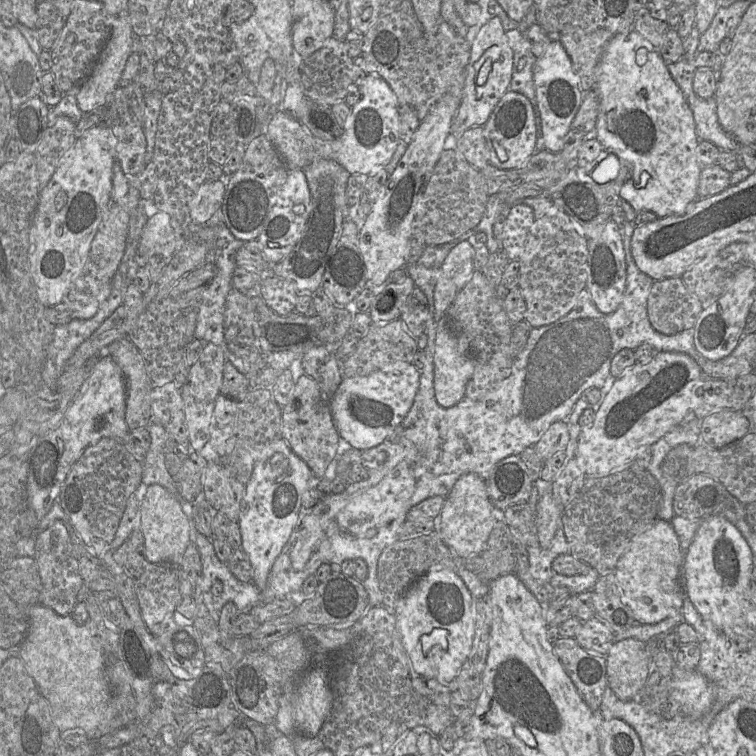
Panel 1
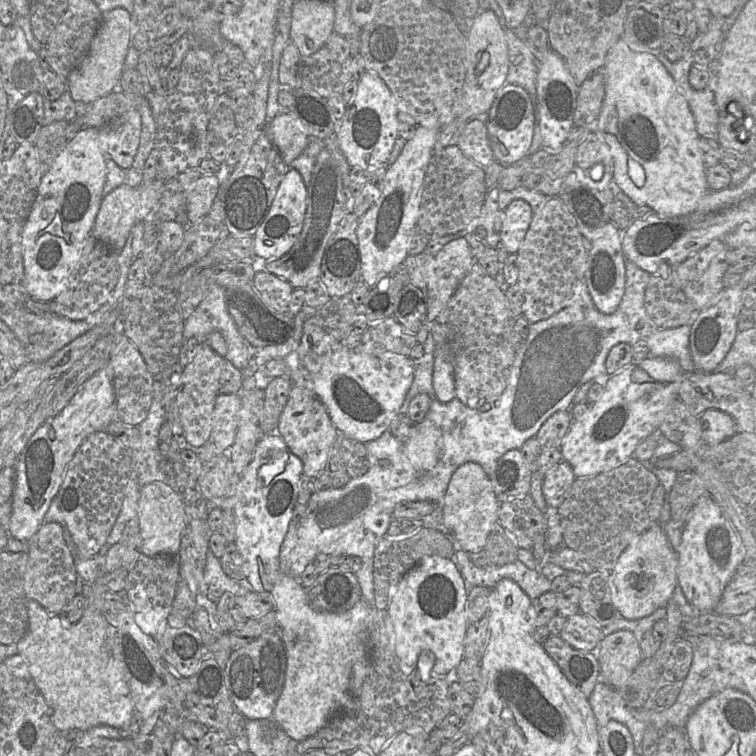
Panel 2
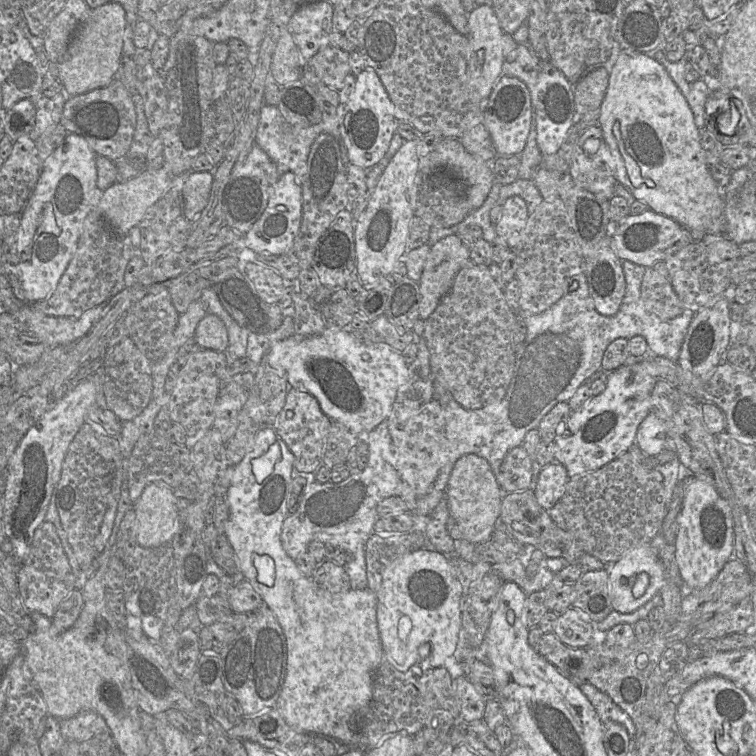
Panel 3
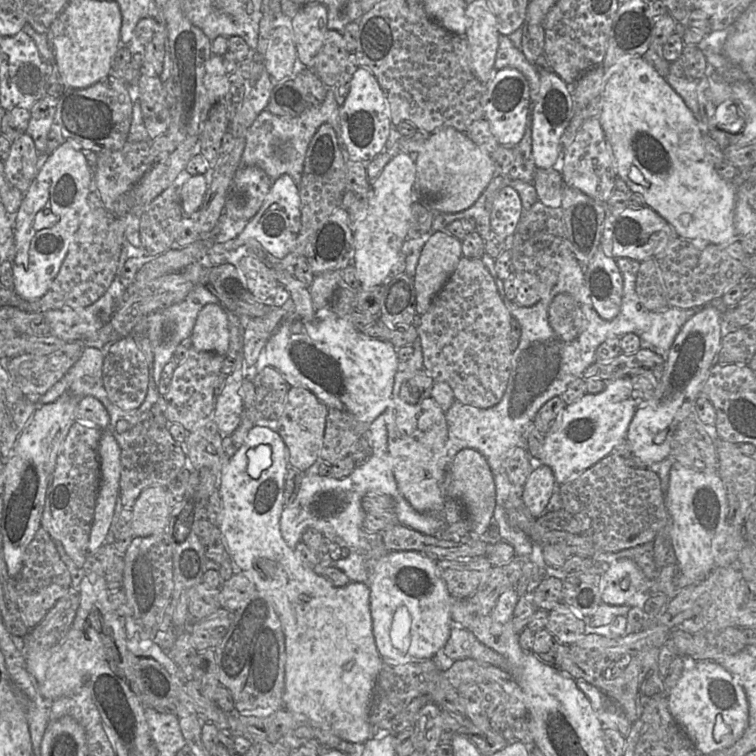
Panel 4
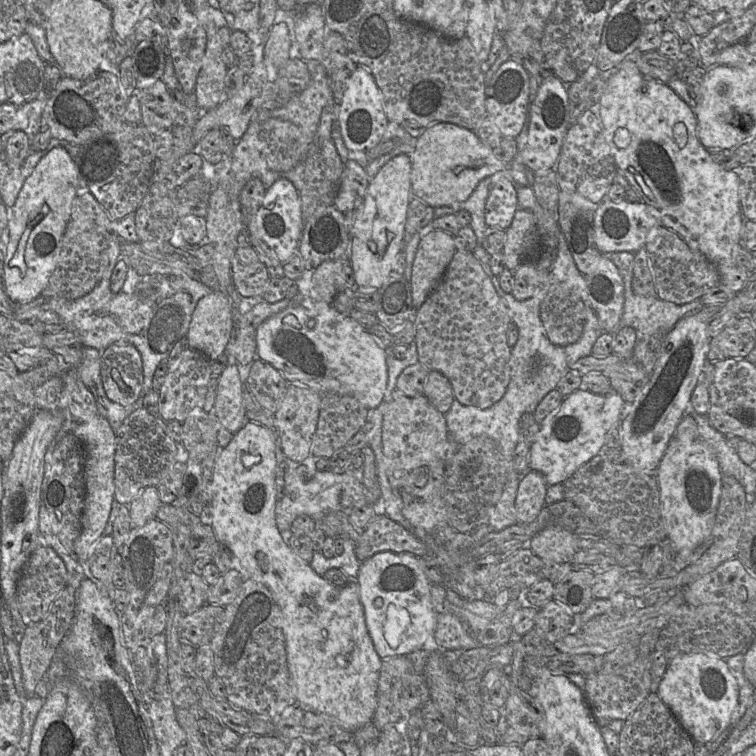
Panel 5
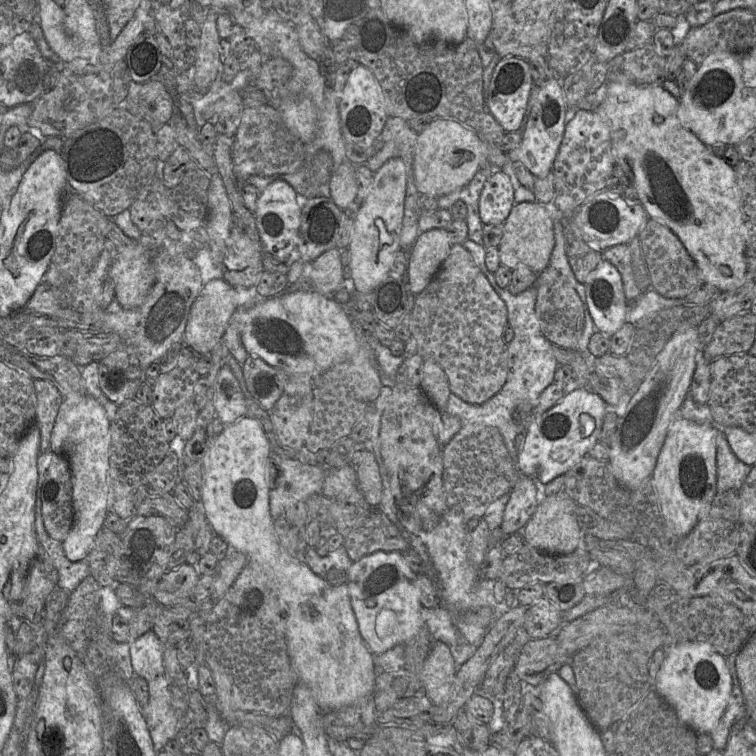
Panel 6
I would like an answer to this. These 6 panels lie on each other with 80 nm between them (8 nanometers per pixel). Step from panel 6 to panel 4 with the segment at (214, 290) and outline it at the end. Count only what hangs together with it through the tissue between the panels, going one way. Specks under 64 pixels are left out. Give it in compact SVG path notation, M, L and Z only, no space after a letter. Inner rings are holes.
M210 303L200 311L192 335L195 350L225 356L230 342L228 317L220 303Z

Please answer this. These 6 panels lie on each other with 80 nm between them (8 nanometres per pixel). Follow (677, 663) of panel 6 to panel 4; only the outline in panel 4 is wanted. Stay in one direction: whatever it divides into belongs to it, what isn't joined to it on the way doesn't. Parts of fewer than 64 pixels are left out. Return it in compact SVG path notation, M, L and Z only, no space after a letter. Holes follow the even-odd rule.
M690 661L677 684L667 691L667 701L673 718L703 755L731 747L742 737L748 725L746 693L733 675L717 661Z

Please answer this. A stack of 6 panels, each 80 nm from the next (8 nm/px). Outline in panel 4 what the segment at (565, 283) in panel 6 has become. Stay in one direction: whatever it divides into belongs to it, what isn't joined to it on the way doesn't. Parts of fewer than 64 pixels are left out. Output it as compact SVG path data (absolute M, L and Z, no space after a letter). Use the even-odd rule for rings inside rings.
M568 293L556 295L548 308L548 321L554 333L564 341L572 341L582 331L582 312Z

